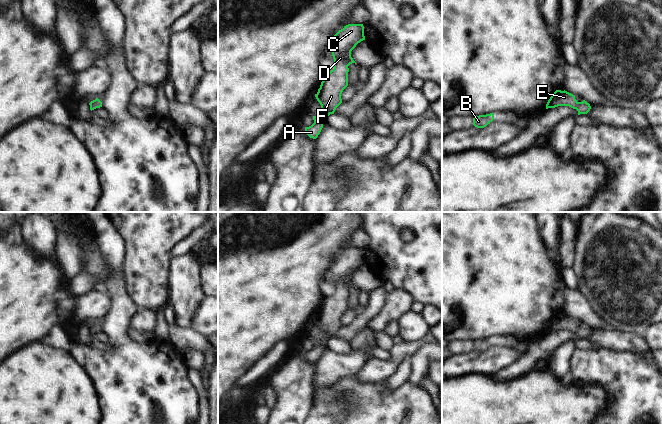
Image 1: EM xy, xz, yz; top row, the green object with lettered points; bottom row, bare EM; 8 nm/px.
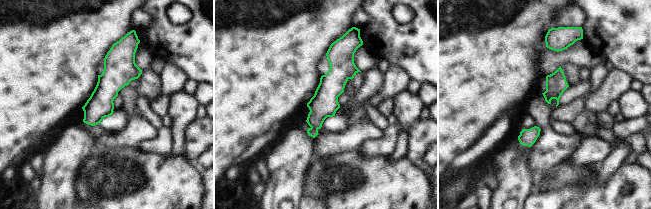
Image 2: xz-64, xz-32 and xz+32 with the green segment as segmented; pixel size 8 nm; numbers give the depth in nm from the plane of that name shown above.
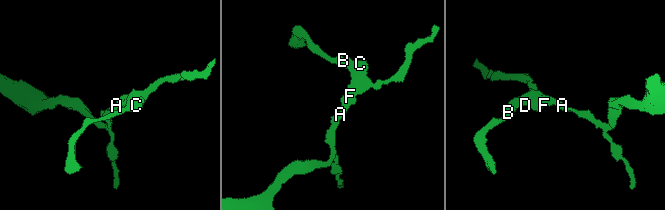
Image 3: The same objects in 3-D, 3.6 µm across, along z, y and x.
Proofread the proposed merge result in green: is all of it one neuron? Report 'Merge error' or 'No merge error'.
No merge error

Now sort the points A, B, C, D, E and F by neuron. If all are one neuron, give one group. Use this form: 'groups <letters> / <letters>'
groups A B C D E F

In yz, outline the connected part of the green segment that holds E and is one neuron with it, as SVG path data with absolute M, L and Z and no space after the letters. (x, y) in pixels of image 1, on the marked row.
M556 90L546 104L546 109L558 106L569 106L578 111L578 115L587 114L591 106L585 100L578 102L575 96L567 91Z

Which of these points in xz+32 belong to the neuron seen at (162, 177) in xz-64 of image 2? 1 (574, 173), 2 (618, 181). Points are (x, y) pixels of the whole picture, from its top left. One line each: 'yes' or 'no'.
1: yes
2: yes

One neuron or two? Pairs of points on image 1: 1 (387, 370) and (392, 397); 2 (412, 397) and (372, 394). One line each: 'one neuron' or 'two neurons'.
1: two neurons
2: one neuron

